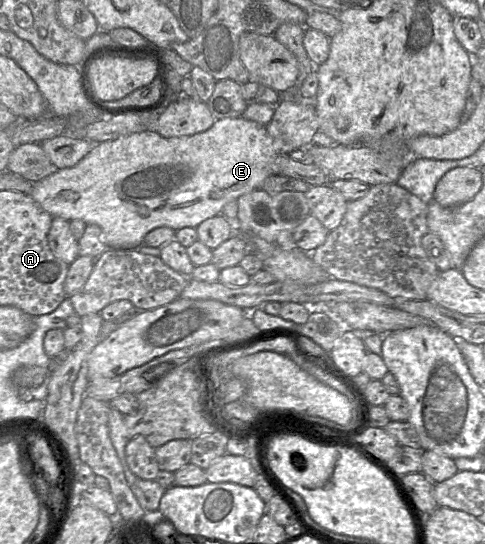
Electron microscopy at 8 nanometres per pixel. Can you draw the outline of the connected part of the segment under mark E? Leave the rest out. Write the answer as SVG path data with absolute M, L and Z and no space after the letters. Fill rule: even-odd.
M243 117L215 120L211 128L191 136L166 138L156 131L145 130L143 132L121 136L115 140L94 143L91 151L75 166L58 169L51 175L33 183L29 195L52 217L61 217L68 221L79 219L84 221L87 225L98 225L101 228L100 240L106 244L107 249L134 249L136 247L139 248L143 244L145 235L155 228L169 227L175 231L186 227L196 228L206 219L221 214L223 207L227 203L237 200L244 194L261 189L266 178L273 175L273 163L278 155L274 148L273 139L268 134L266 126Z

